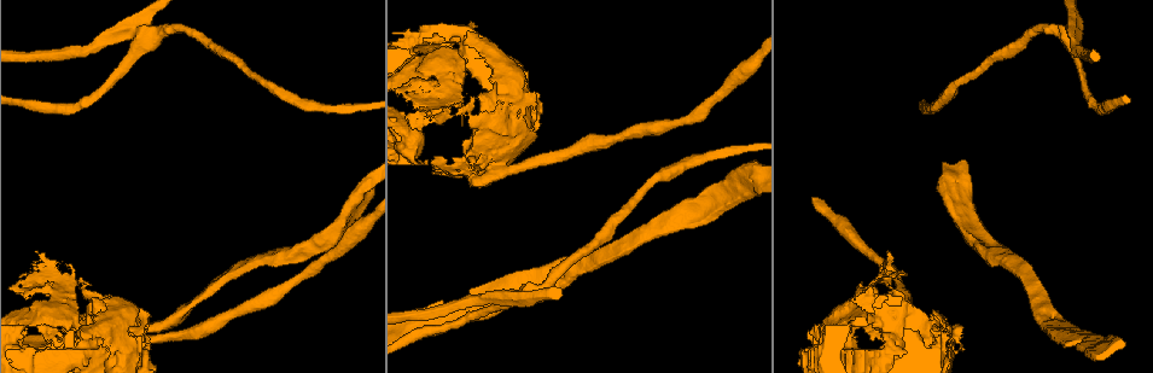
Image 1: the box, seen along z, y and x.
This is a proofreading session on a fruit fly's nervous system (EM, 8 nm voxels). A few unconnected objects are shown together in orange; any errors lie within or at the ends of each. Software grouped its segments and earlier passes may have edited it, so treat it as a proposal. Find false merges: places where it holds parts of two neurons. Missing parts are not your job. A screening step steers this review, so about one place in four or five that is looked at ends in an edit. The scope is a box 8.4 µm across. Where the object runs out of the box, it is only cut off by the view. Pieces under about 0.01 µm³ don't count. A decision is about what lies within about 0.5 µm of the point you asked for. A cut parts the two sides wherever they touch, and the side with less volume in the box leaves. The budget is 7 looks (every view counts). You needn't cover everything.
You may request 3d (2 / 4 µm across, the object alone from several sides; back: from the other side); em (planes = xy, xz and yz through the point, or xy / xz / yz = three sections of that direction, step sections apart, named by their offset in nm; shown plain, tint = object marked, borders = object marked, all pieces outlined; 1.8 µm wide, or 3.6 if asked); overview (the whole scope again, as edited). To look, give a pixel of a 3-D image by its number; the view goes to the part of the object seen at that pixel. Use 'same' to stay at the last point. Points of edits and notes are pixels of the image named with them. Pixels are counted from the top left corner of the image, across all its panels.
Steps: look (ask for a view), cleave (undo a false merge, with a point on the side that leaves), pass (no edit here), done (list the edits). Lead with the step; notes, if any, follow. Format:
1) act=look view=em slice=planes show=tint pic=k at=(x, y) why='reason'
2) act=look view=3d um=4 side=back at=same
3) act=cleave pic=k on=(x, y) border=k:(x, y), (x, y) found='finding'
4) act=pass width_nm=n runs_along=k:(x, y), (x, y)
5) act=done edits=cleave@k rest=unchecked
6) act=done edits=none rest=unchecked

act=look view=em slice=planes show=tint pic=1 at=(150, 42) why='looks like a crossing'

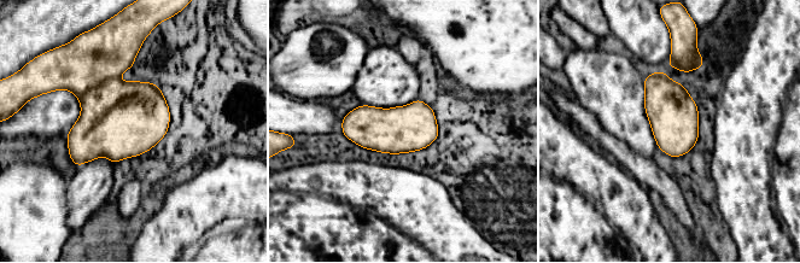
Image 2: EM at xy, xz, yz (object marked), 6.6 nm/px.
act=cleave pic=2 on=(105, 52) border=2:(118, 76), (91, 88), (79, 100) found='a second neuron is stuck on'

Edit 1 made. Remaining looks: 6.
act=look view=overview

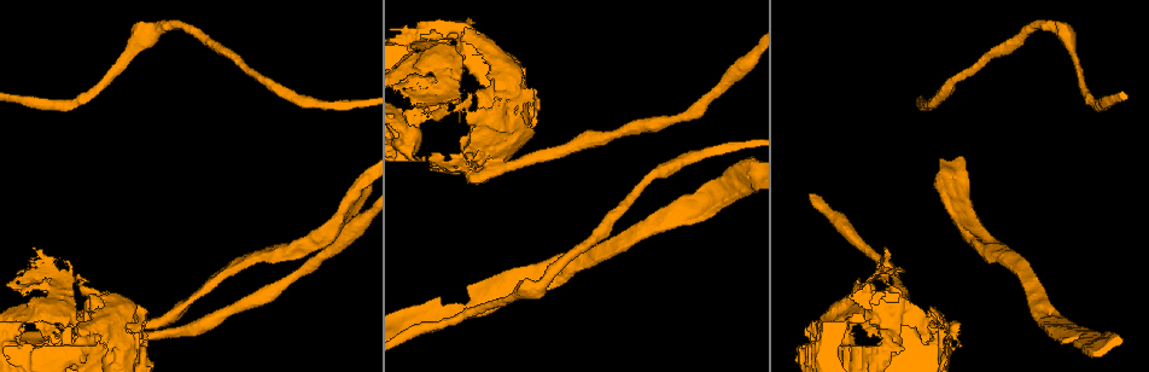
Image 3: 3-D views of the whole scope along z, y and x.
act=look view=em slice=planes show=tint pic=3 at=(331, 233)

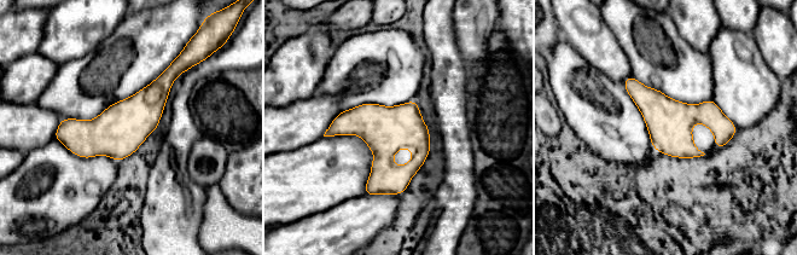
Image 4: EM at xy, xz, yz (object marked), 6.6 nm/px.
act=pass runs_along=4:(174, 71), (114, 133), (58, 137) found='all the same neuron'

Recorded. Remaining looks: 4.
act=look view=3d um=2 pic=3 at=(161, 319) why='two arms at a narrow angle'

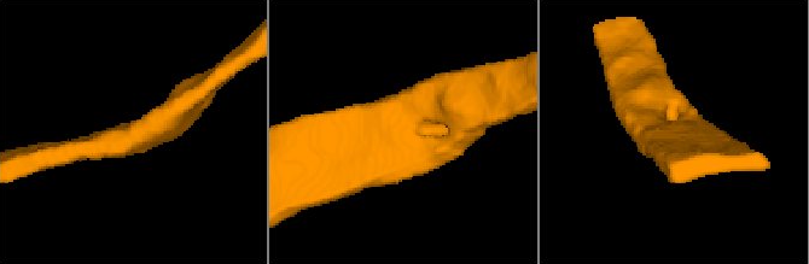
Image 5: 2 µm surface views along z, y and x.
act=look view=em slice=planes show=plain pic=5 at=(406, 117) arms=3 arm_widths_nm=180,190,200 why='now the EM'

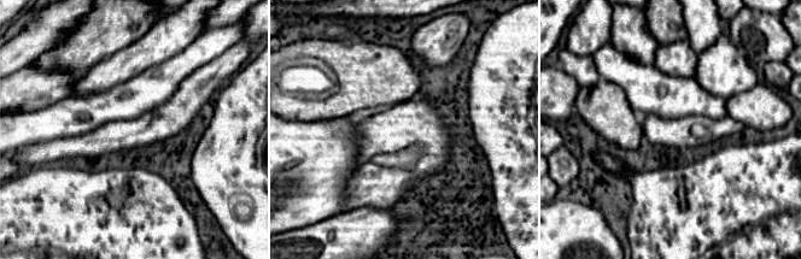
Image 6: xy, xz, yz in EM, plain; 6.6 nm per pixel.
act=look view=em slice=planes show=tint at=same

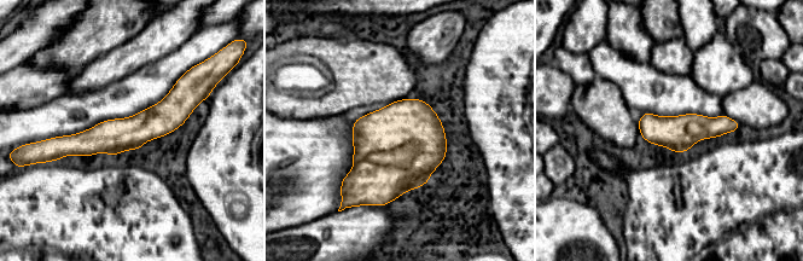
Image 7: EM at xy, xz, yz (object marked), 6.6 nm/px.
act=pass runs_along=7:(195, 100), (132, 133), (58, 144) found='all the same neuron'

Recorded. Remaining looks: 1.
act=done edits=cleave@2 rest=unchecked

